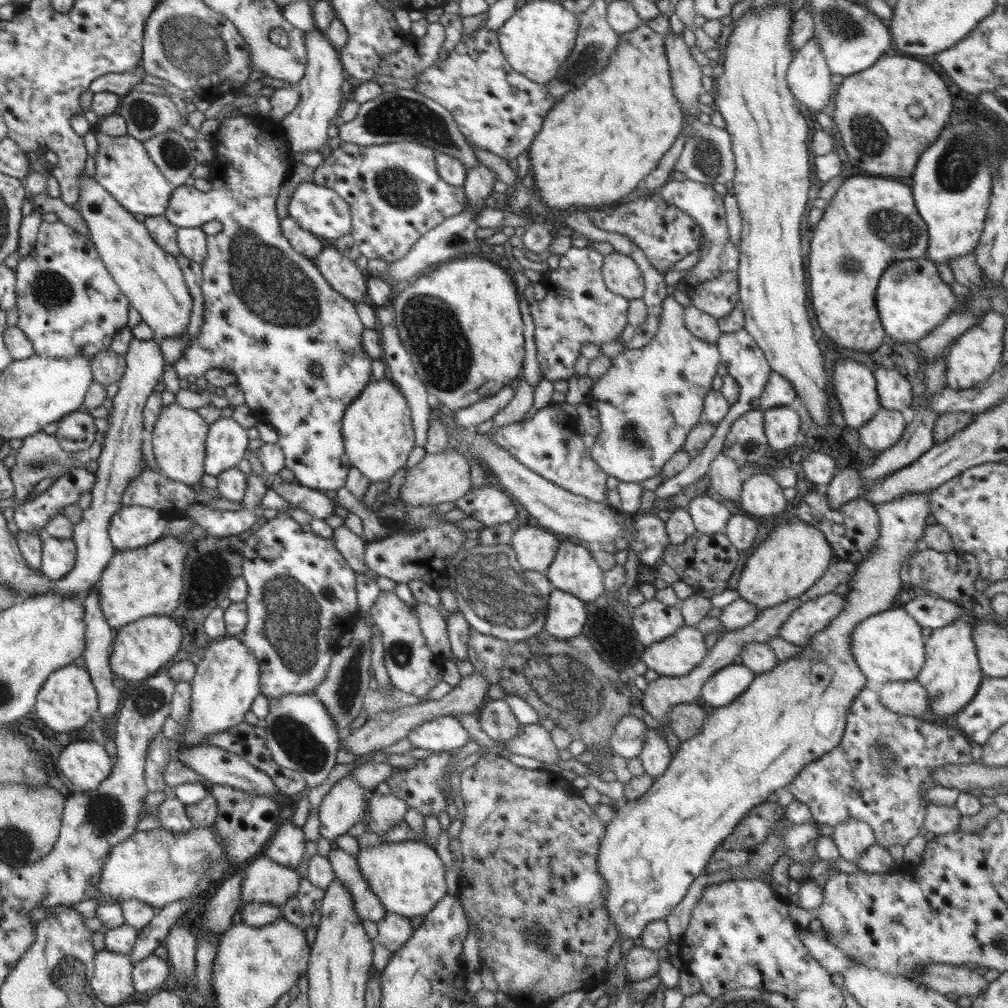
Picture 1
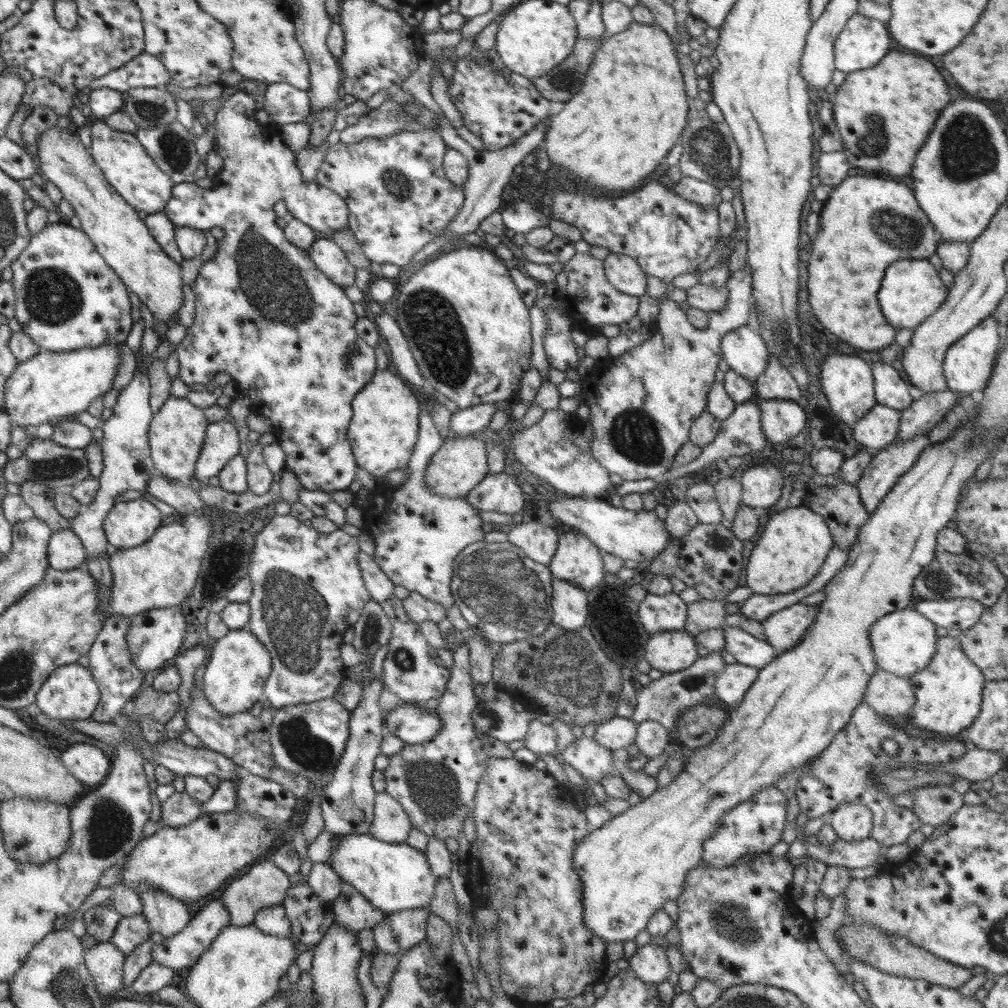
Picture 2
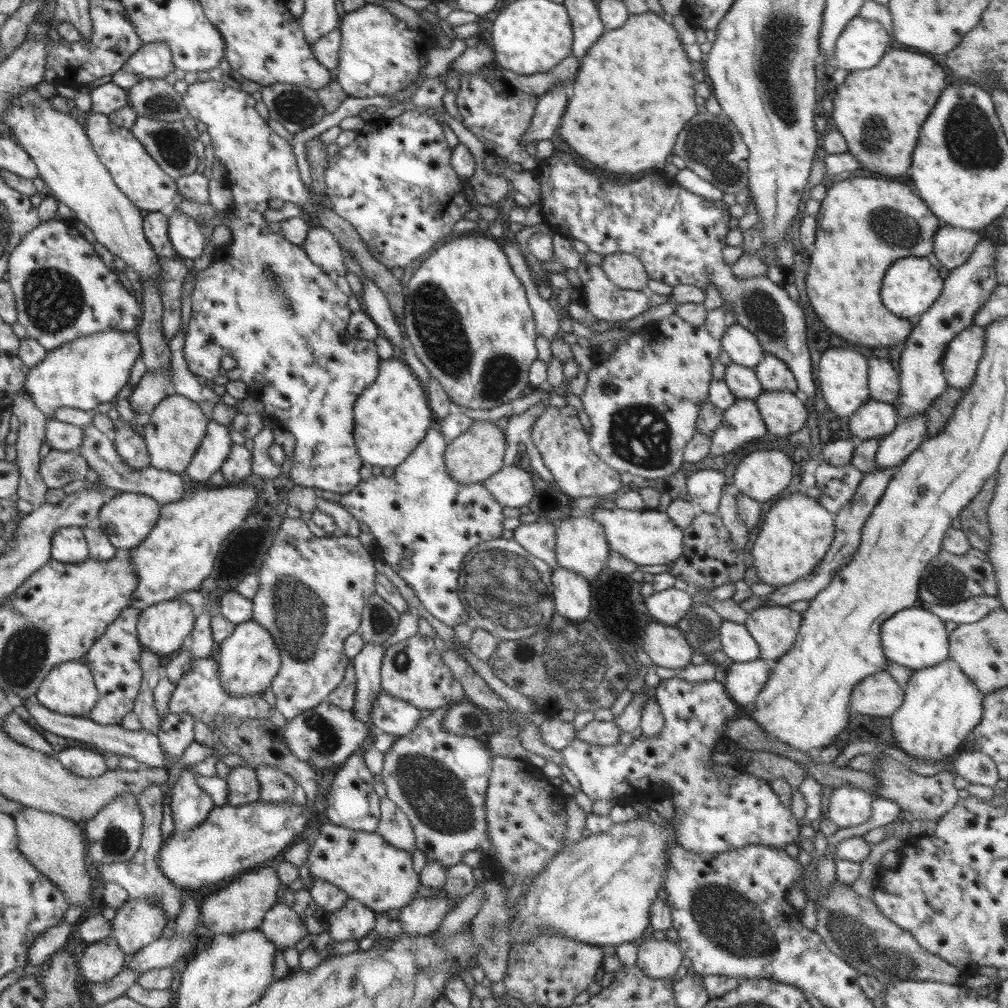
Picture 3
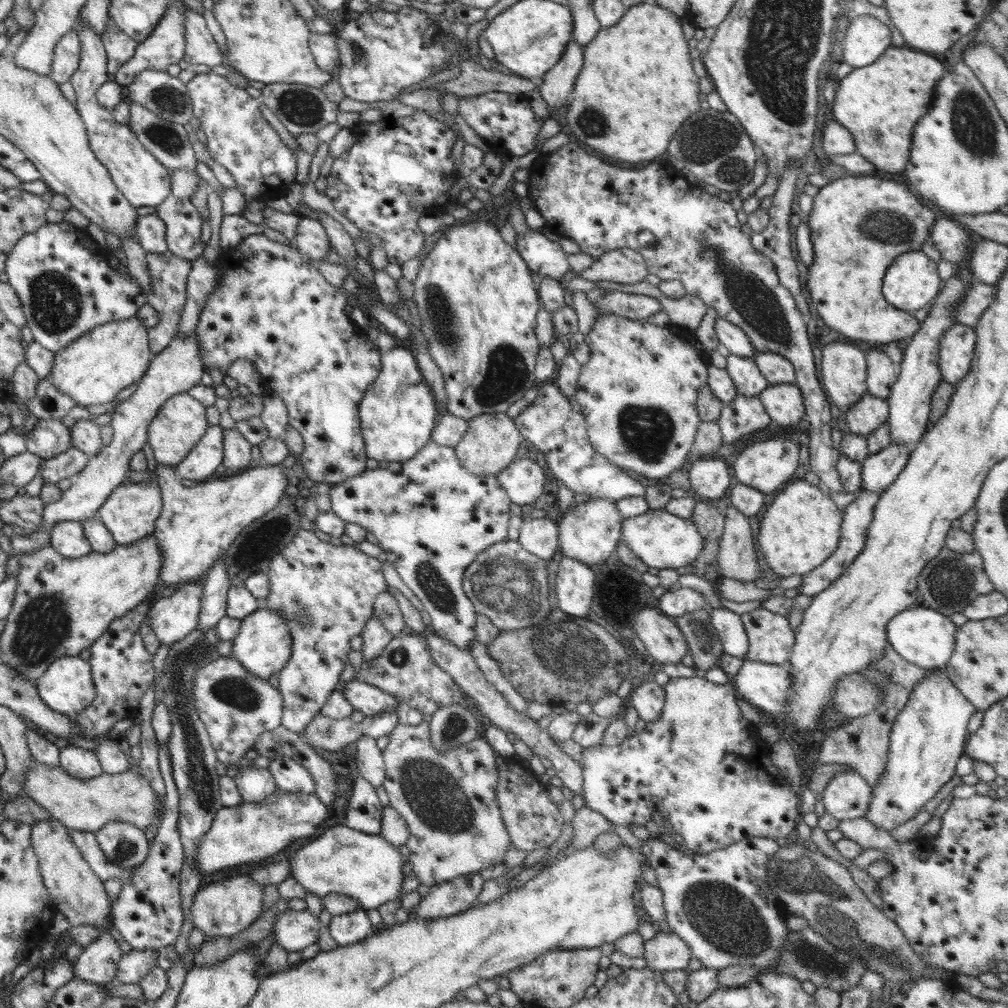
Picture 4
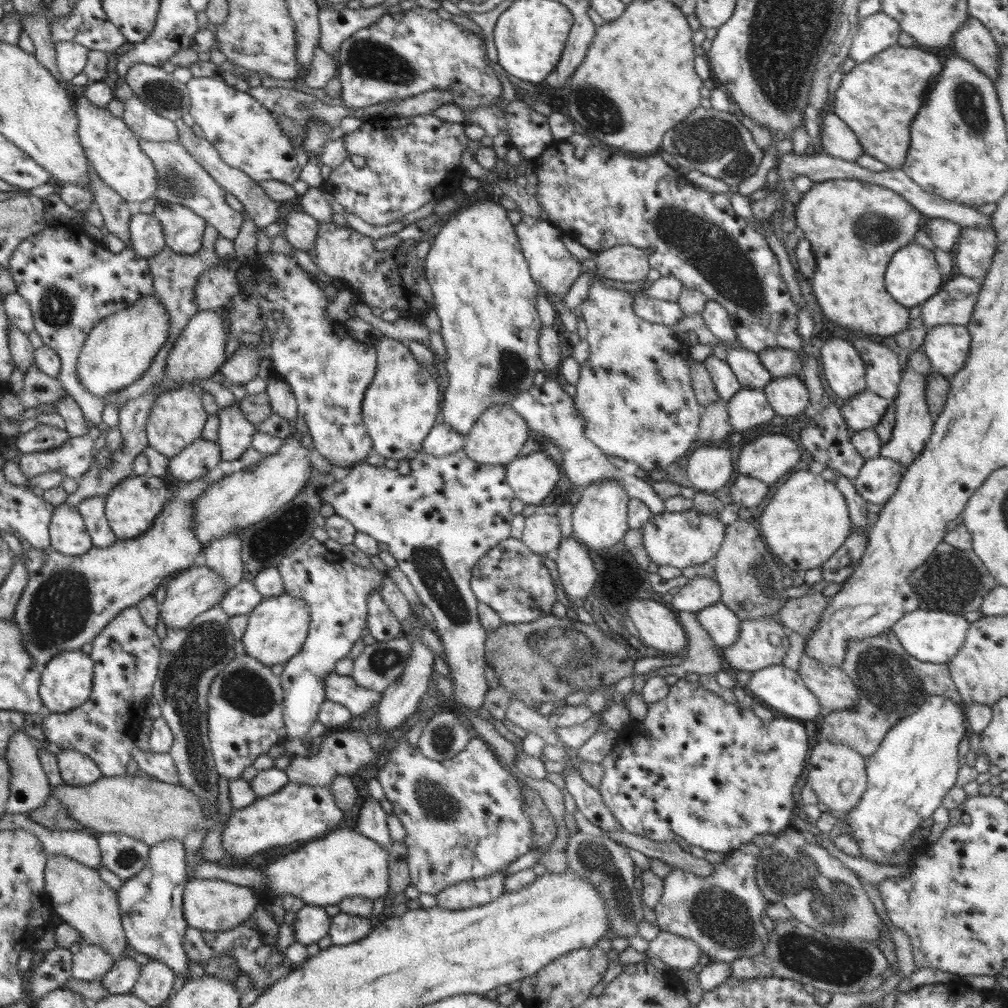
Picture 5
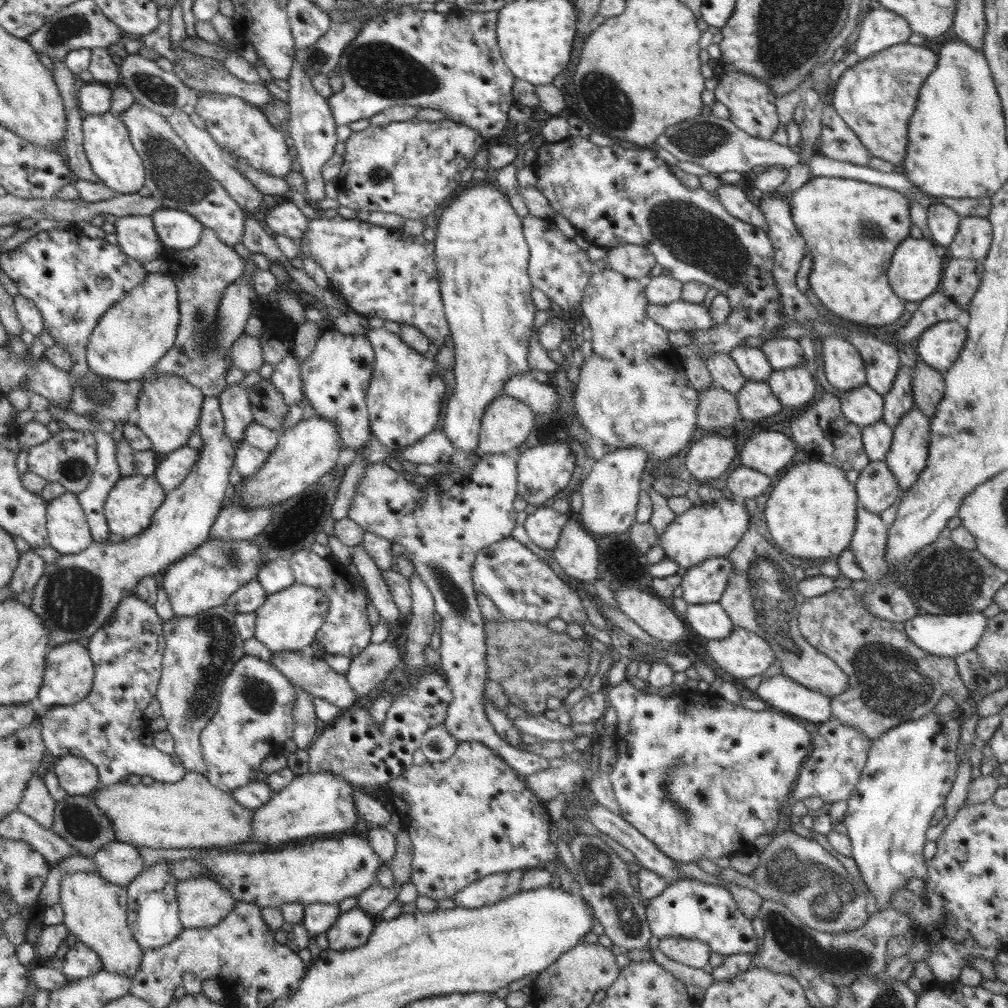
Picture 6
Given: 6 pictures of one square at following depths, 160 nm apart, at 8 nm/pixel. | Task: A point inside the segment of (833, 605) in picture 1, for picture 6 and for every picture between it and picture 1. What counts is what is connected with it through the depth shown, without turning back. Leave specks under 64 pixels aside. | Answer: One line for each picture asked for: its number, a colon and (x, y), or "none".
2: (783, 629)
3: (775, 628)
4: (771, 639)
5: (763, 642)
6: (743, 654)

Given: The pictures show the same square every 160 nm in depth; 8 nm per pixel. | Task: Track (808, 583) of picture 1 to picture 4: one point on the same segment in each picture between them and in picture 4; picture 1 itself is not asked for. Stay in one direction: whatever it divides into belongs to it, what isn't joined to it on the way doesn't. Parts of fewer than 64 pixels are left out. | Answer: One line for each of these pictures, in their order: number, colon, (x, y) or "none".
2: (793, 546)
3: (797, 533)
4: (801, 528)

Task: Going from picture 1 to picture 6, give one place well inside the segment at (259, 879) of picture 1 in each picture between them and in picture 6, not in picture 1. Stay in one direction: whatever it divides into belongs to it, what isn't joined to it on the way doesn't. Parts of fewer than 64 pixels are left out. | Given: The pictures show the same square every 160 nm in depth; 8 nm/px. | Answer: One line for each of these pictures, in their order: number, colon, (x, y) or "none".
2: (264, 885)
3: (240, 906)
4: (224, 908)
5: (209, 905)
6: (202, 902)

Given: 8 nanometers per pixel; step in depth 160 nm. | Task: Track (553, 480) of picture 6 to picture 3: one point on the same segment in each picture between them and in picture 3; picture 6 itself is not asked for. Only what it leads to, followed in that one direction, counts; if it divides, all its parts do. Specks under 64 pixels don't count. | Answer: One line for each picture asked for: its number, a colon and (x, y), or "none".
3: (512, 486)
4: (523, 481)
5: (533, 477)

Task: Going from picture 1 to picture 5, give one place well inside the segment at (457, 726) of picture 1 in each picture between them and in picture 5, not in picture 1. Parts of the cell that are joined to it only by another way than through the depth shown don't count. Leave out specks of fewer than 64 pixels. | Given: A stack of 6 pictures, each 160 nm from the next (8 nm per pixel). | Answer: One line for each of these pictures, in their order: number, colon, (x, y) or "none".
2: (411, 724)
3: (391, 715)
4: (370, 700)
5: (341, 689)

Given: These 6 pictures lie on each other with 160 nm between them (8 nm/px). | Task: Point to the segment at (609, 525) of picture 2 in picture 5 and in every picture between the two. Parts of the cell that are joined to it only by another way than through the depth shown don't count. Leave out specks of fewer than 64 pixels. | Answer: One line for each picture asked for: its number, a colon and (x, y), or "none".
3: (647, 537)
4: (661, 540)
5: (681, 539)

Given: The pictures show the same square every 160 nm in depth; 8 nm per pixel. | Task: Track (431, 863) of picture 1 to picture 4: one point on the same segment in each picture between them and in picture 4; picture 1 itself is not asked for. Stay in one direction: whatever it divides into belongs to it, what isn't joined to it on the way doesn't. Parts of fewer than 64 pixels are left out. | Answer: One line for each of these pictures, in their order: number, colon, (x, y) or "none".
2: (393, 876)
3: (366, 867)
4: (365, 867)

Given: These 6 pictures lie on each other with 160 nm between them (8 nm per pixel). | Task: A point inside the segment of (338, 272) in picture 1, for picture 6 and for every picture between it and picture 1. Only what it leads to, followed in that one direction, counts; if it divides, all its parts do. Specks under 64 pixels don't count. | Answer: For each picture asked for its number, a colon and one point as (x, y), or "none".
2: (326, 255)
3: (321, 247)
4: (312, 241)
5: (300, 229)
6: (285, 218)

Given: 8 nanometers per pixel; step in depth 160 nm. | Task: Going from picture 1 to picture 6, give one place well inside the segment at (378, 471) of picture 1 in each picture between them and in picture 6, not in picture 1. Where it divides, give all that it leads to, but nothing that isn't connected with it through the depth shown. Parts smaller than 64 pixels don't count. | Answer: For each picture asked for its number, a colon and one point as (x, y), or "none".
2: (383, 431)
3: (392, 416)
4: (397, 413)
5: (400, 407)
6: (406, 390)

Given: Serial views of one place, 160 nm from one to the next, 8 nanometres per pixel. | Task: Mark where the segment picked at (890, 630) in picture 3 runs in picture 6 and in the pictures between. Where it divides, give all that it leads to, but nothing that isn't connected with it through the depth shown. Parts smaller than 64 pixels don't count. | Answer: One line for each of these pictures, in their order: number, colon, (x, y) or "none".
4: (925, 637)
5: (931, 636)
6: (947, 636)

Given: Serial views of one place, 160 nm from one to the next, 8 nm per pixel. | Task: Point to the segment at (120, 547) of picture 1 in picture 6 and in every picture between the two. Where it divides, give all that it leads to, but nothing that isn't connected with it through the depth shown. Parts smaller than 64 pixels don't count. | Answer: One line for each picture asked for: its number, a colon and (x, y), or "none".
2: (129, 524)
3: (127, 519)
4: (130, 513)
5: (131, 507)
6: (132, 502)

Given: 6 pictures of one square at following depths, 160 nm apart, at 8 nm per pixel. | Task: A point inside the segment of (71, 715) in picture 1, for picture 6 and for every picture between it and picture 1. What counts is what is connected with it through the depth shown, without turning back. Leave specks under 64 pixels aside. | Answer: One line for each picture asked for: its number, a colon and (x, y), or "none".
2: (70, 693)
3: (69, 688)
4: (67, 686)
5: (66, 682)
6: (69, 671)

